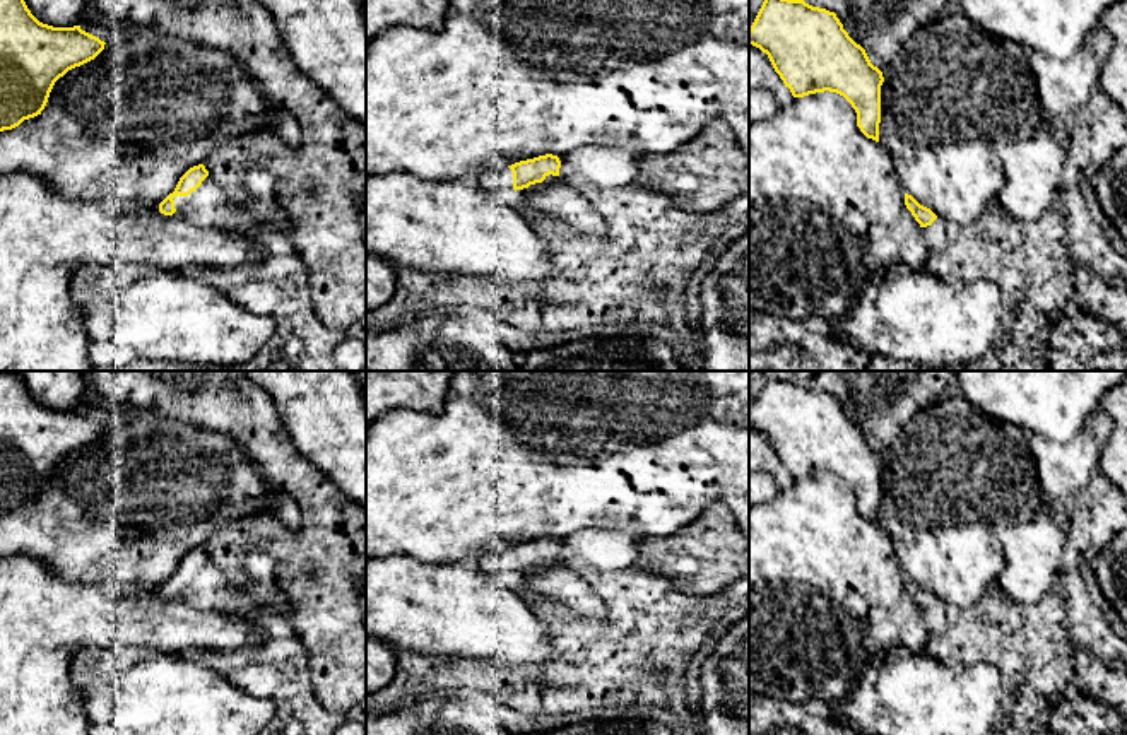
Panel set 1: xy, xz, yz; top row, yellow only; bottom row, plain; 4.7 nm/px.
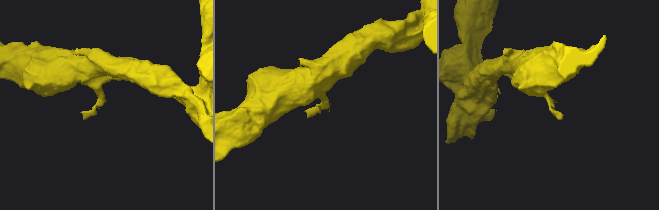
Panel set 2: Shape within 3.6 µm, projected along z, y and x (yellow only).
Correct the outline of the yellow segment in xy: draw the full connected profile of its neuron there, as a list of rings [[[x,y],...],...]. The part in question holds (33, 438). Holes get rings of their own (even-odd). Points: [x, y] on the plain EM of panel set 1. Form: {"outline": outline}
{"outline": [[[0,373],[0,514],[41,497],[55,465],[94,443],[104,427],[80,409],[39,405],[21,376]]]}

